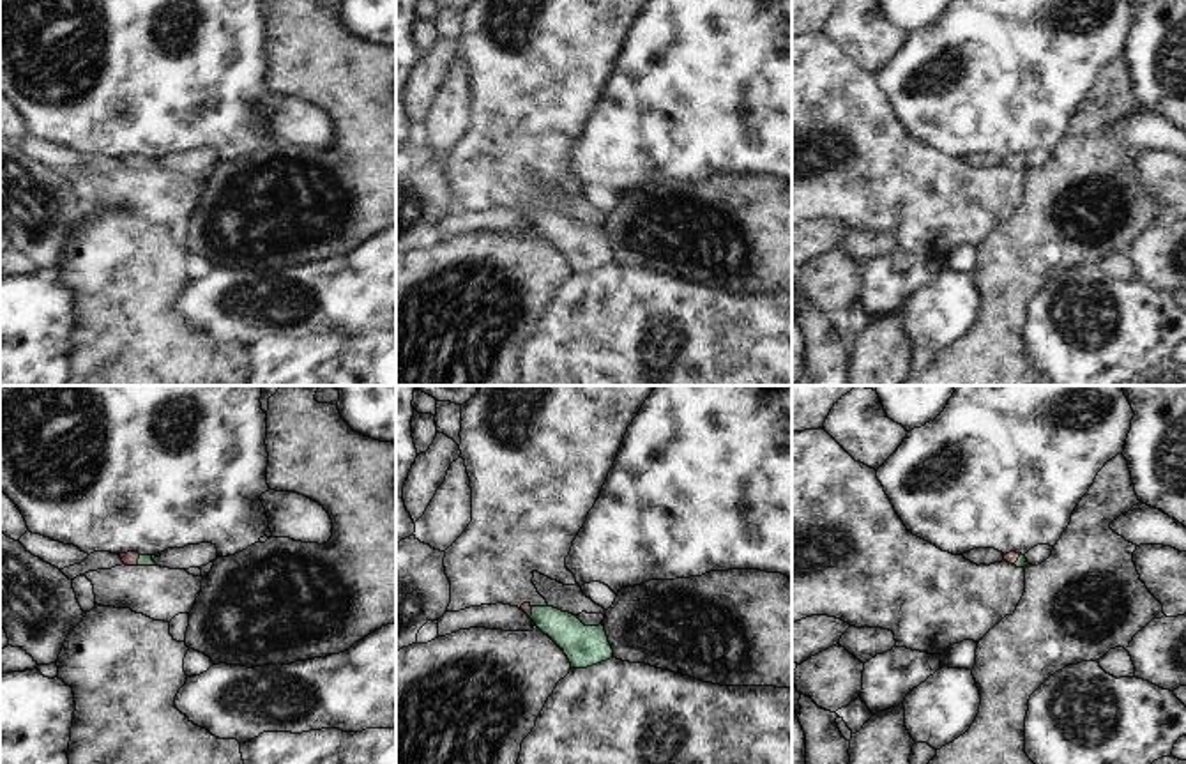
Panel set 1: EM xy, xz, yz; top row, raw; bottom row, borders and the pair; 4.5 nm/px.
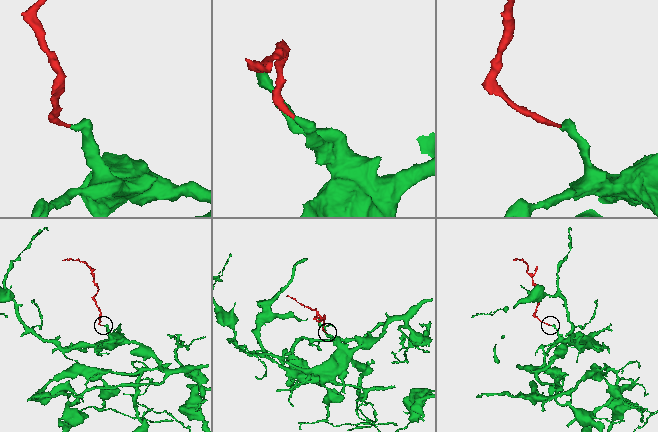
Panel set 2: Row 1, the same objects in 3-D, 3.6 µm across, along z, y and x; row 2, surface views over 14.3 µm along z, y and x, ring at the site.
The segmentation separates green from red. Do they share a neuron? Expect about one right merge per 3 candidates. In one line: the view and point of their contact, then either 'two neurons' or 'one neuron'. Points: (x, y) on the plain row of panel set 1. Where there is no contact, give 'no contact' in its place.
contact yz (1018, 163); one neuron

